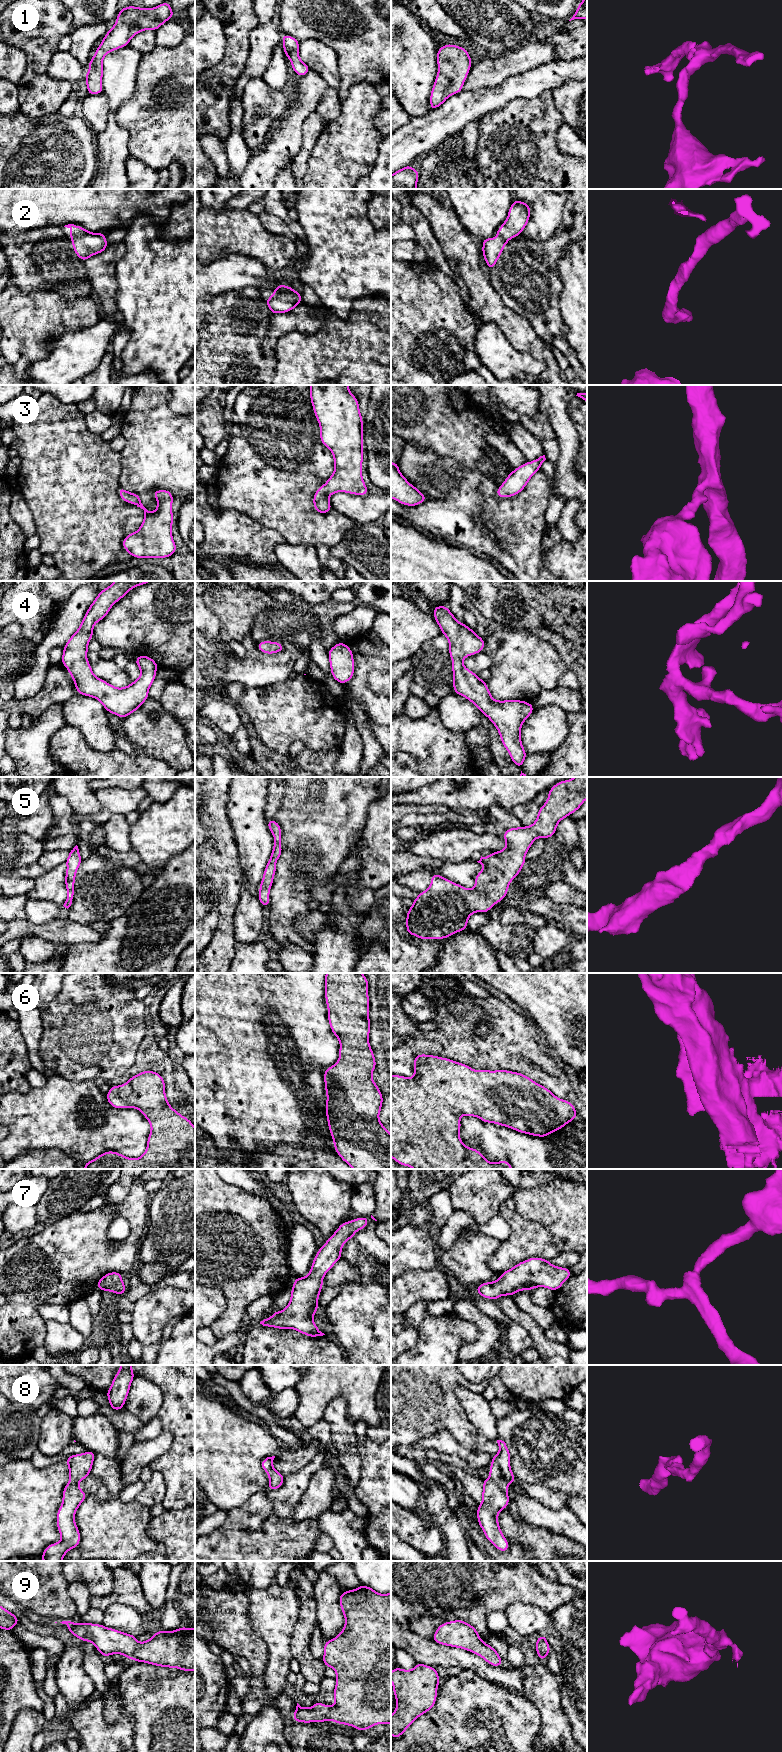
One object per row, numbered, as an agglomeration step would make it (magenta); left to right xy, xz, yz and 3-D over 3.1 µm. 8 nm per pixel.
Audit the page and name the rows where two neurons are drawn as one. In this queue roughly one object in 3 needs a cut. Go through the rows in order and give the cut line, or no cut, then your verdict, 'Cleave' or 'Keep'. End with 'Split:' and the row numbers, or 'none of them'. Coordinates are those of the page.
1: No split. Keep
2: No split. Keep
3: No split. Keep
4: No split. Keep
5: No split. Keep
6: No split. Keep
7: No split. Keep
8: No split. Keep
9: No split. Keep
Split: none of them

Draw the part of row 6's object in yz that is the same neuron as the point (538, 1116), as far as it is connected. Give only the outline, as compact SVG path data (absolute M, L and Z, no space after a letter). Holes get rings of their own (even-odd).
M426 1054L415 1056L413 1066L412 1078L391 1075L391 1157L402 1166L413 1169L513 1169L507 1160L491 1163L479 1150L464 1145L459 1138L461 1115L478 1117L482 1122L538 1137L549 1136L578 1116L571 1102L556 1097L548 1088L519 1072L477 1071L463 1063Z

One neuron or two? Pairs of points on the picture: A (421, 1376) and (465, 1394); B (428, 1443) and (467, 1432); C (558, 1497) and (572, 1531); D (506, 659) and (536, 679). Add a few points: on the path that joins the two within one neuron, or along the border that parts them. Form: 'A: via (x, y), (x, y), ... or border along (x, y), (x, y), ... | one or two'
A: border along (457, 1385), (455, 1394), (464, 1412) | two
B: border along (442, 1428), (445, 1428), (467, 1448), (473, 1450) | two
C: border along (539, 1501), (552, 1508), (566, 1507) | two
D: via (513, 659), (516, 659), (529, 672) | one

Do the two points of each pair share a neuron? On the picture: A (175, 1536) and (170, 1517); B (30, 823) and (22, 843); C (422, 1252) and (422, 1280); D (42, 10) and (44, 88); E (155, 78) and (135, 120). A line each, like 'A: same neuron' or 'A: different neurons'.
A: same neuron
B: different neurons
C: different neurons
D: same neuron
E: same neuron

